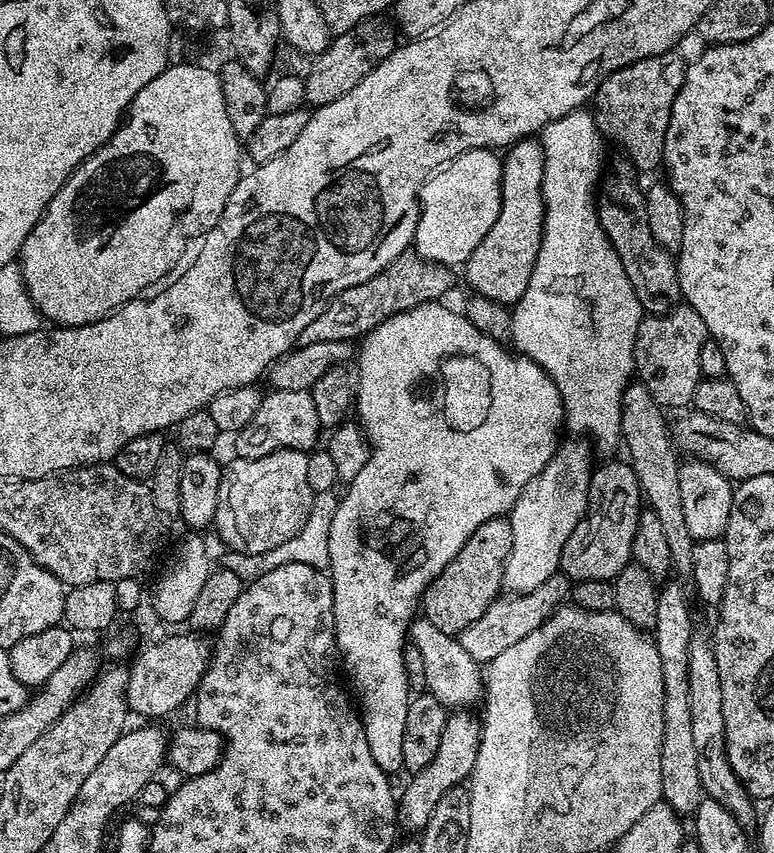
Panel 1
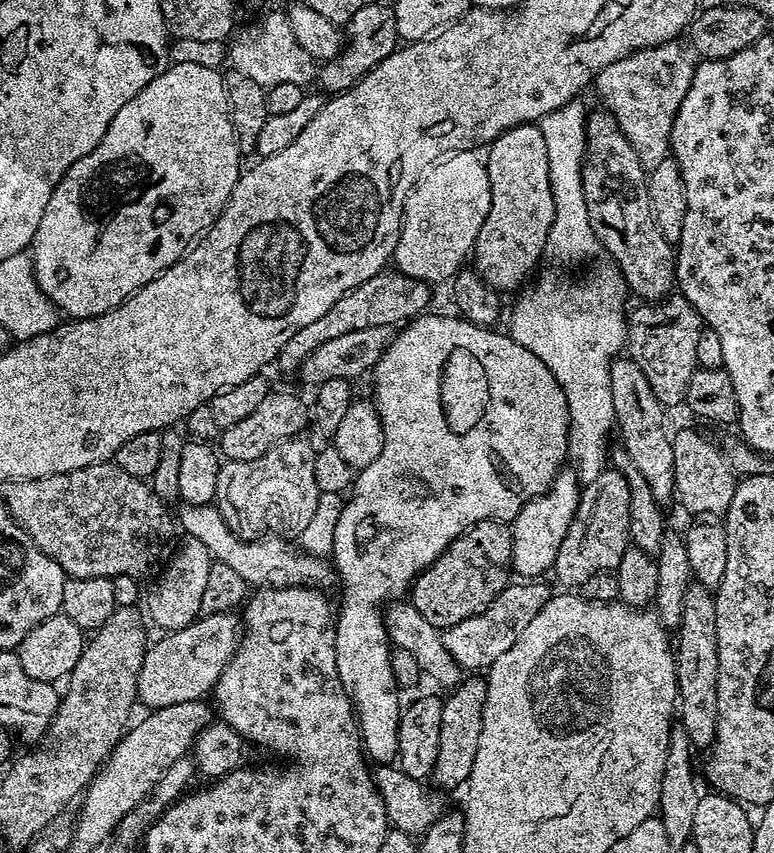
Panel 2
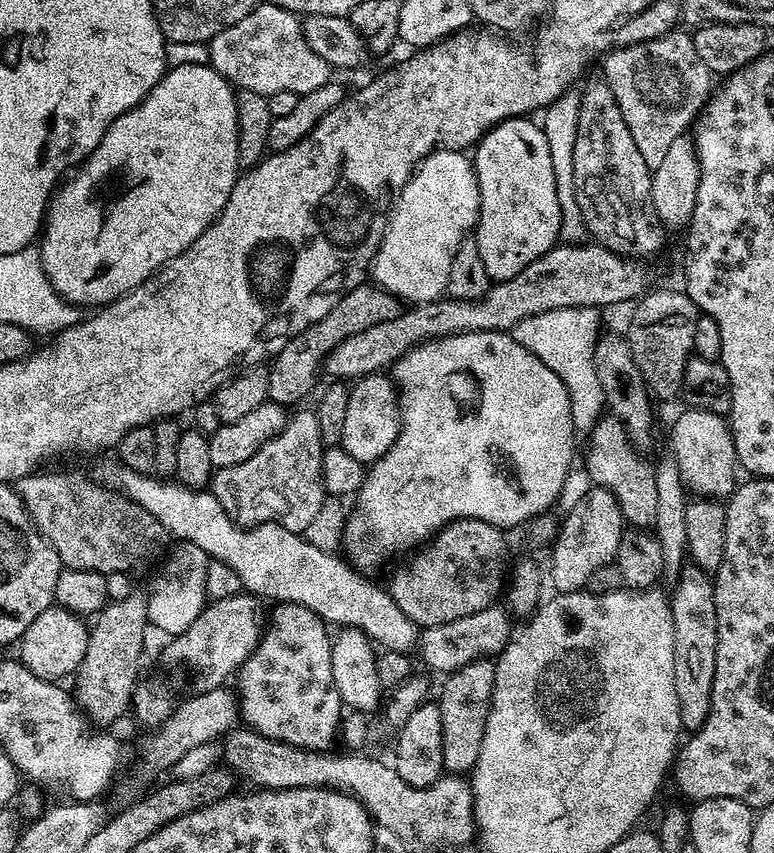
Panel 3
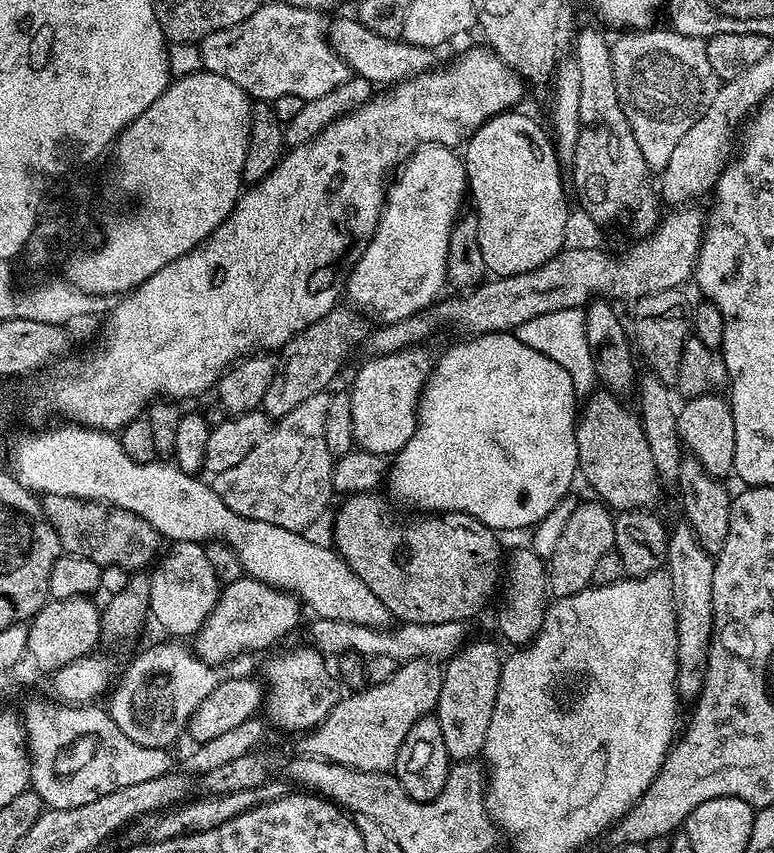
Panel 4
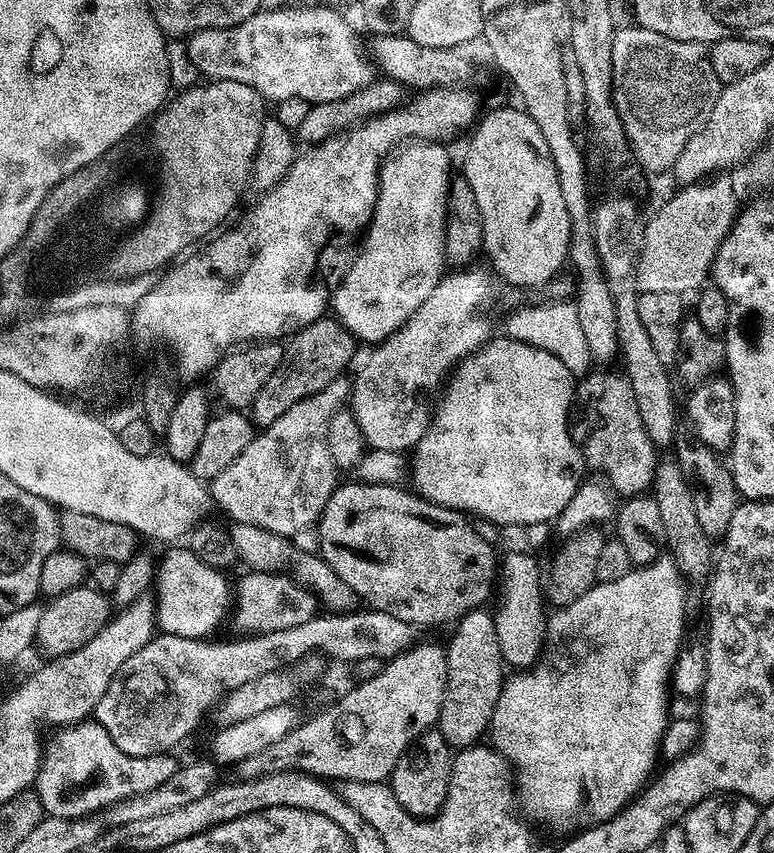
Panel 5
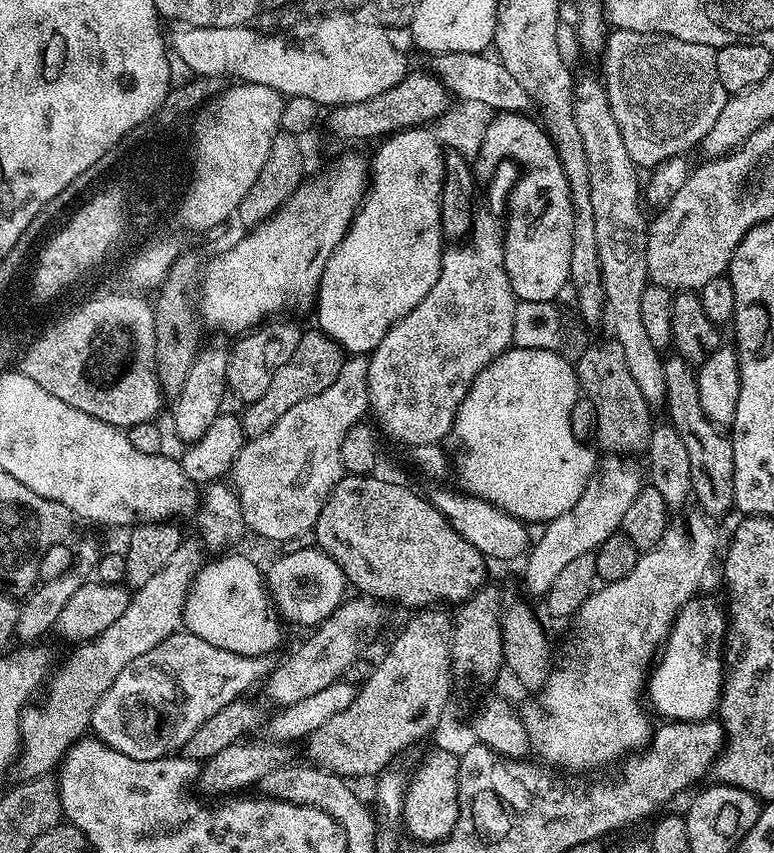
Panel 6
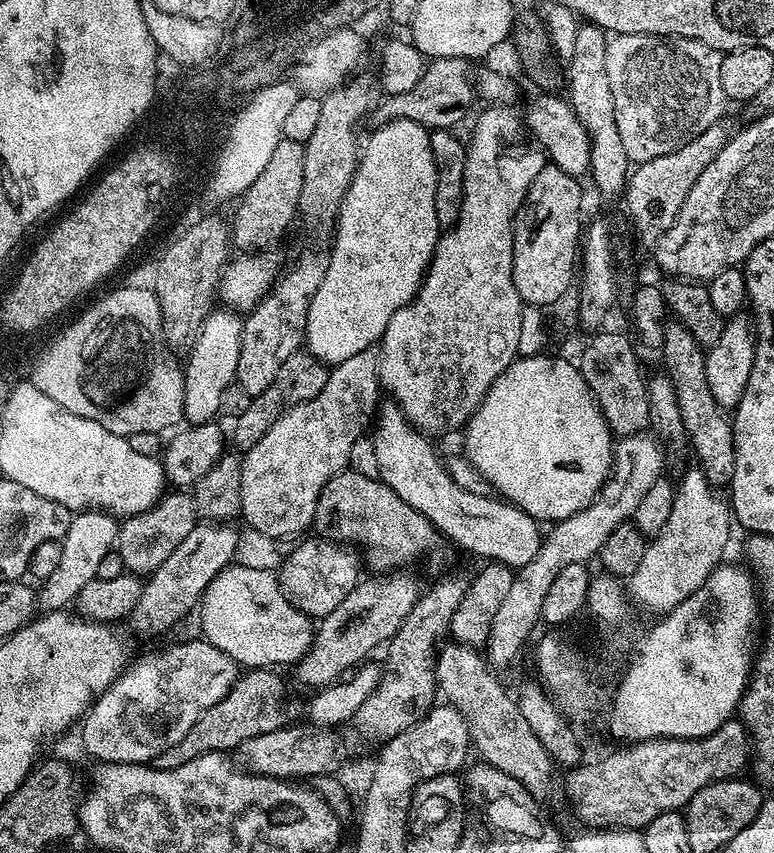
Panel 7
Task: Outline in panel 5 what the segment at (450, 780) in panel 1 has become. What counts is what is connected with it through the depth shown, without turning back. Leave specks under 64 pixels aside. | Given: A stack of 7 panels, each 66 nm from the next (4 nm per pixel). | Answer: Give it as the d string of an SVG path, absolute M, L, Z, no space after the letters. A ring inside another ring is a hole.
M487 607L467 612L455 621L452 630L452 641L446 644L448 673L438 730L449 745L462 749L477 743L483 737L480 735L489 731L496 703L504 689L506 665L495 634L495 618Z

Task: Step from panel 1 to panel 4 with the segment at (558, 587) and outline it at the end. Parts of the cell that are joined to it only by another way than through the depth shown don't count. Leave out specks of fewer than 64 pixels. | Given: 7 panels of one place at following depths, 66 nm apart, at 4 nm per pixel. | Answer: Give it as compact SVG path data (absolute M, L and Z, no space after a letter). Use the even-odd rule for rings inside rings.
M316 618L313 621L313 624L308 628L308 636L312 639L309 640L311 647L328 658L339 658L348 653L361 658L386 654L386 658L394 658L397 662L425 658L444 662L455 656L464 647L470 636L470 633L468 633L469 625L462 620L458 622L438 622L437 624L405 624L400 622L395 625L397 628L389 627L387 630L358 626L337 620Z

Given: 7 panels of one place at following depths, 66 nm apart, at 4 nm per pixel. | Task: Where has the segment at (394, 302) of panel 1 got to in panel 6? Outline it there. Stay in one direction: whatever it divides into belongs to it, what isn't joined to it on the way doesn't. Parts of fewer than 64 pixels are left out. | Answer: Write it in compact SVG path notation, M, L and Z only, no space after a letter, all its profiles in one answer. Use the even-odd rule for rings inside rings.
M301 331L298 347L294 350L294 354L290 354L290 362L286 362L282 370L274 374L266 394L262 394L262 398L247 405L240 416L245 437L253 440L266 434L274 426L274 422L278 422L278 418L282 418L282 414L290 410L290 406L298 406L298 402L306 402L306 398L314 398L314 394L322 394L322 390L326 390L326 386L331 386L334 378L338 378L338 370L342 370L345 359L344 349L323 332Z

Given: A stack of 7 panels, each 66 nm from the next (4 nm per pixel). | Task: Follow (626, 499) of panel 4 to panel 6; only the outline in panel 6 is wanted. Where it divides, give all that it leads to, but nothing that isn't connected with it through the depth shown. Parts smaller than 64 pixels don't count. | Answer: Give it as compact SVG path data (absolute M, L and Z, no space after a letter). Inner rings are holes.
M607 338L590 345L581 354L580 361L575 361L574 367L581 393L586 400L588 396L593 410L596 411L596 436L604 450L612 454L632 454L635 448L647 449L654 427L653 411L630 374L625 352L618 341Z

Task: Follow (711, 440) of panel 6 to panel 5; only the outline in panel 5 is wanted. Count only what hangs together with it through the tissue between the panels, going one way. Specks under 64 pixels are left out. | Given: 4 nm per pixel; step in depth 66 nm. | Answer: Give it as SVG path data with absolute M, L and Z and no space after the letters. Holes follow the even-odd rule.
M688 422L677 427L675 448L675 459L679 460L686 482L694 494L694 515L698 518L698 526L702 526L709 538L723 538L730 526L730 518L734 518L734 510L738 503L731 467L725 461L724 464L720 461L723 460L721 453L708 446Z

